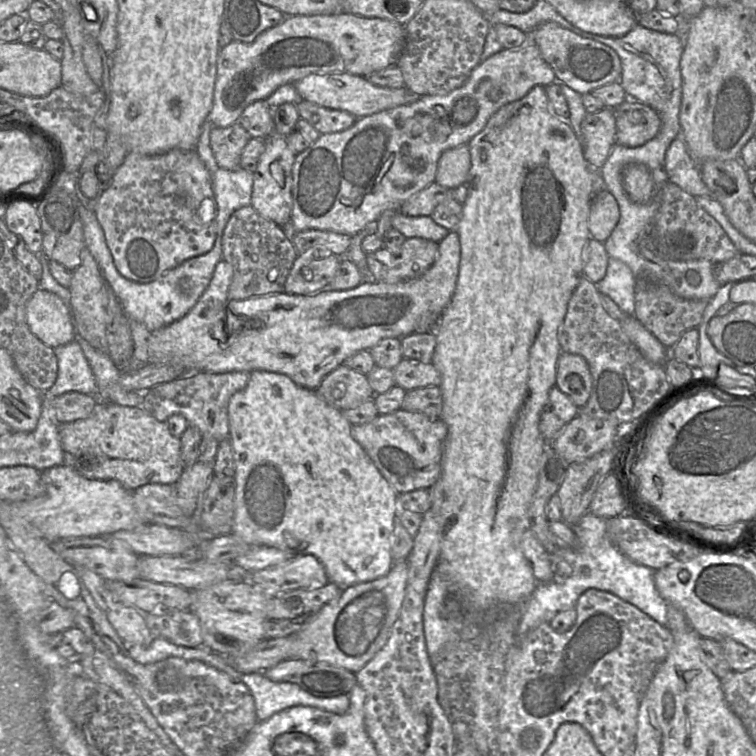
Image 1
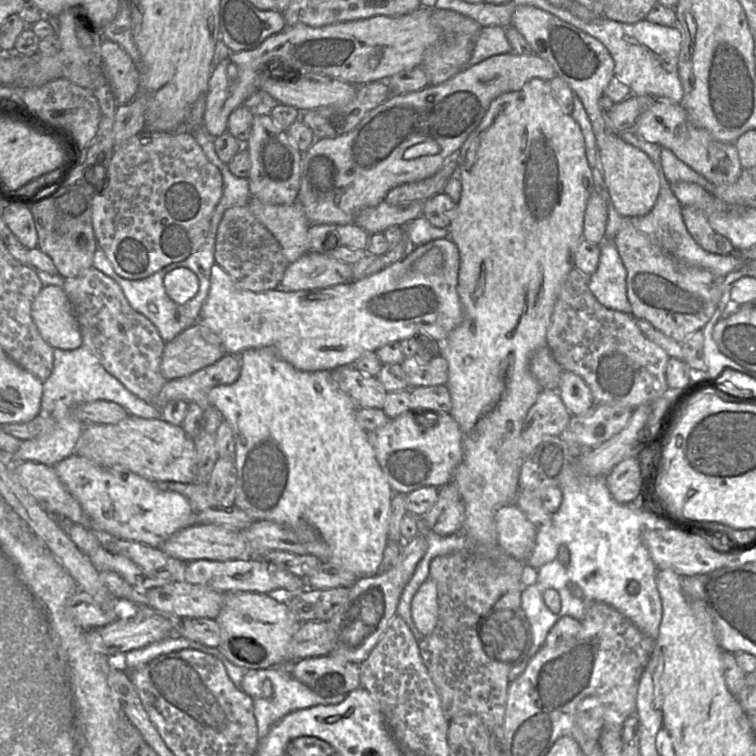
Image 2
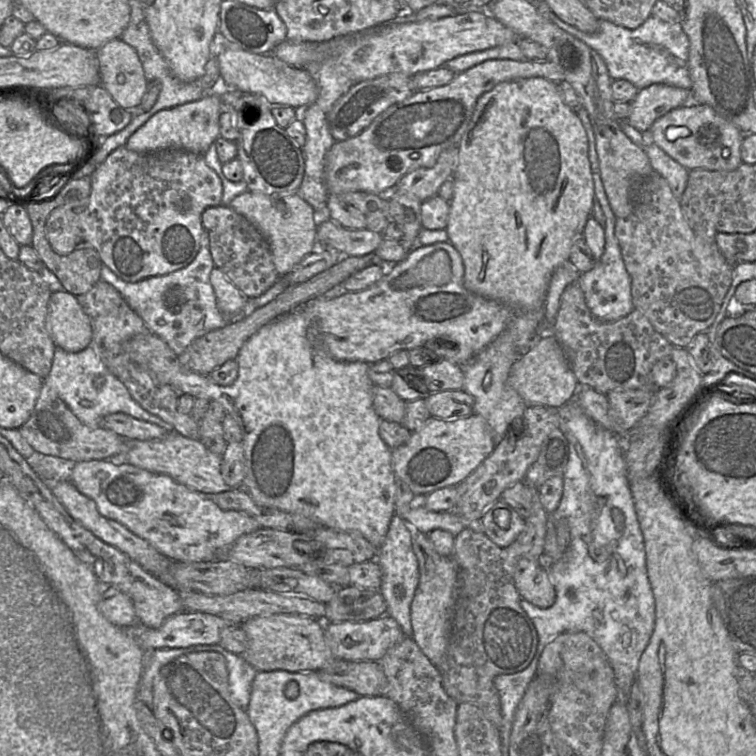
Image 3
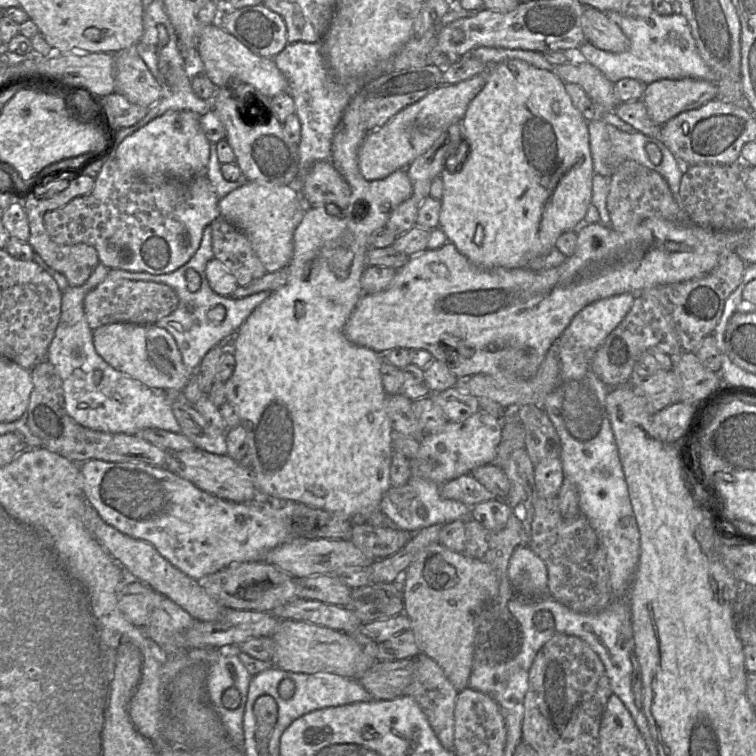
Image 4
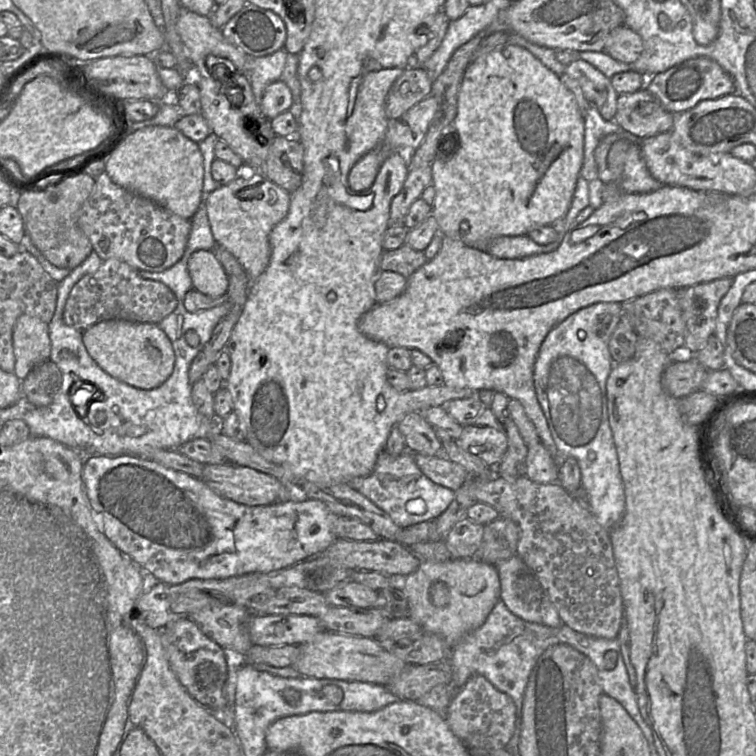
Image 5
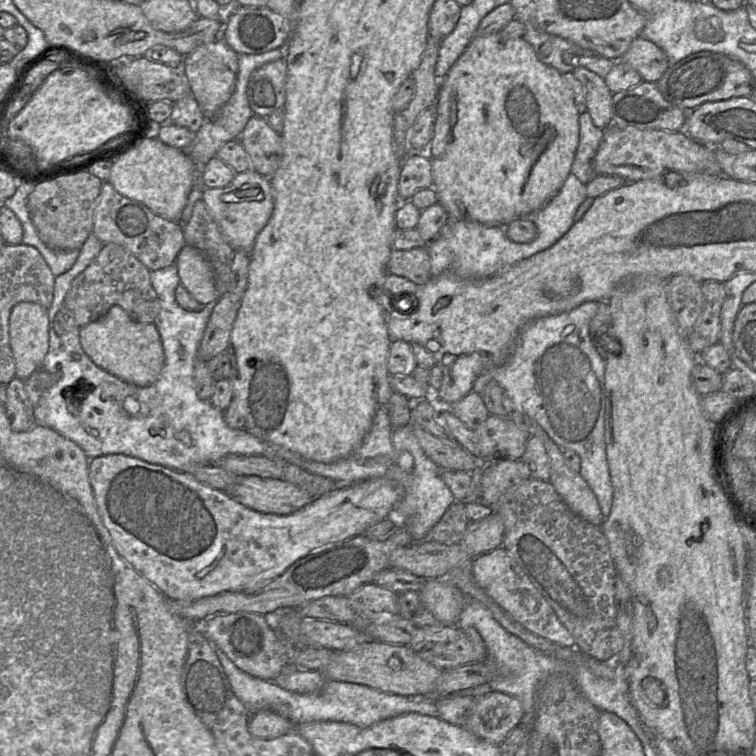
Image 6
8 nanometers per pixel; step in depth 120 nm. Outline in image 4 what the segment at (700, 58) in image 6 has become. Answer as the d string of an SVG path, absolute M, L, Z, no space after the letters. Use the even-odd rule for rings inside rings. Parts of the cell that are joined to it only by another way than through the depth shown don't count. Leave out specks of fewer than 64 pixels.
M696 78L661 79L645 86L642 101L650 118L664 125L681 112L718 97L717 84Z

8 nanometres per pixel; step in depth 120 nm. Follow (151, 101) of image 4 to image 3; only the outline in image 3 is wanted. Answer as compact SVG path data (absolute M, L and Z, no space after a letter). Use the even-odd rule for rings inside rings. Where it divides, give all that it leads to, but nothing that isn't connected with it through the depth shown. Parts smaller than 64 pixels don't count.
M114 39L95 54L104 89L122 108L138 107L148 90L148 81L136 51L122 40Z

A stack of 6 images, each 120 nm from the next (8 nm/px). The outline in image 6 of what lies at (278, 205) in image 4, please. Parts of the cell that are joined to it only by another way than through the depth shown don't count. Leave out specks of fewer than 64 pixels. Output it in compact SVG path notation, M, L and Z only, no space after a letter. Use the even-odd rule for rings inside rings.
M254 169L236 173L230 184L225 187L205 187L201 200L207 205L227 242L234 250L247 254L252 251L257 235L265 227L274 210L270 181Z

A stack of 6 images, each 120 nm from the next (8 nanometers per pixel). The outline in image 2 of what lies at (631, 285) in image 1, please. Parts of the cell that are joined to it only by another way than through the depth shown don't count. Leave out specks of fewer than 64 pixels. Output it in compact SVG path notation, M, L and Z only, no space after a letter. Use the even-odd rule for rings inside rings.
M605 239L600 245L598 268L586 277L590 291L600 304L614 311L632 314L627 297L627 271L614 239Z

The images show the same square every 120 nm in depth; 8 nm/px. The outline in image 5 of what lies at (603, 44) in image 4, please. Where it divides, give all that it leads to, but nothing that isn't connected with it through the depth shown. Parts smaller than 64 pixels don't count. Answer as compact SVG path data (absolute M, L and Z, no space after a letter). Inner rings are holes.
M626 25L614 28L605 42L605 52L613 59L624 63L635 62L642 51L642 38Z

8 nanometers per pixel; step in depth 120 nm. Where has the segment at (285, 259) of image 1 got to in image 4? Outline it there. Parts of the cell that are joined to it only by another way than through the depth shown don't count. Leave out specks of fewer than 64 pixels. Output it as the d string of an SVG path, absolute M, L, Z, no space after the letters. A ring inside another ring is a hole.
M222 217L213 220L210 227L214 257L234 275L239 286L245 286L267 274L241 230Z

